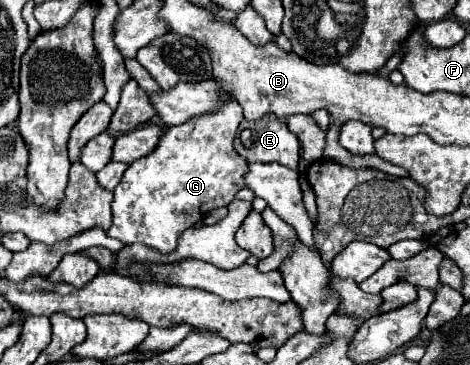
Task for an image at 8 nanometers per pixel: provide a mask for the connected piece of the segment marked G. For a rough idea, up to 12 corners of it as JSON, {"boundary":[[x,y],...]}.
{"boundary":[[242,107],[166,129],[114,189],[108,235],[170,253],[228,207]]}

